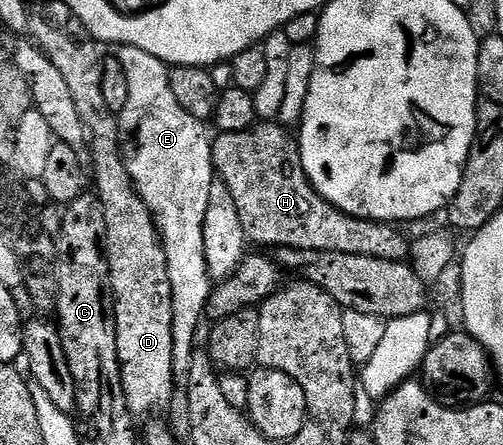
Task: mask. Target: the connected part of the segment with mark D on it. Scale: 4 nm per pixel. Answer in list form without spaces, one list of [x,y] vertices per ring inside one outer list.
[[[38,16],[31,17],[28,27],[29,33],[32,35],[33,41],[36,43],[39,50],[48,56],[48,60],[52,60],[52,64],[56,64],[60,76],[64,76],[64,80],[68,83],[68,88],[72,92],[72,100],[76,104],[76,113],[80,116],[80,124],[84,124],[88,142],[88,155],[90,154],[90,162],[94,165],[94,180],[98,184],[96,193],[101,202],[104,203],[104,212],[106,213],[106,244],[104,253],[106,263],[110,266],[110,292],[114,296],[114,319],[116,320],[116,348],[118,349],[118,359],[122,365],[122,387],[124,388],[124,396],[131,414],[135,416],[157,415],[162,410],[165,411],[170,405],[170,401],[174,398],[176,389],[176,379],[174,377],[174,329],[172,328],[172,284],[168,280],[168,268],[166,267],[166,253],[162,247],[162,237],[158,234],[158,225],[154,222],[154,215],[151,214],[148,204],[144,204],[144,200],[138,195],[138,189],[134,187],[132,176],[126,167],[126,161],[122,159],[122,151],[118,144],[118,119],[108,108],[108,104],[104,101],[104,92],[102,88],[102,64],[104,54],[101,54],[99,43],[93,40],[85,40],[81,42],[78,38],[73,38],[66,30],[61,30],[58,26],[53,26],[50,22],[45,22],[44,19]]]

